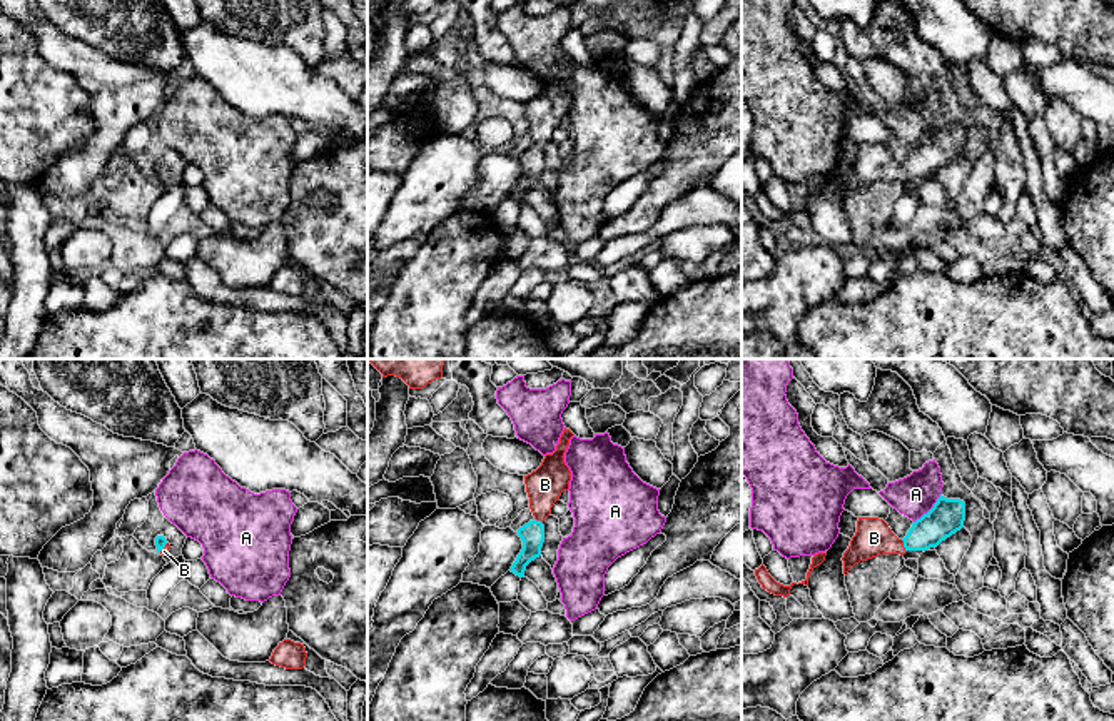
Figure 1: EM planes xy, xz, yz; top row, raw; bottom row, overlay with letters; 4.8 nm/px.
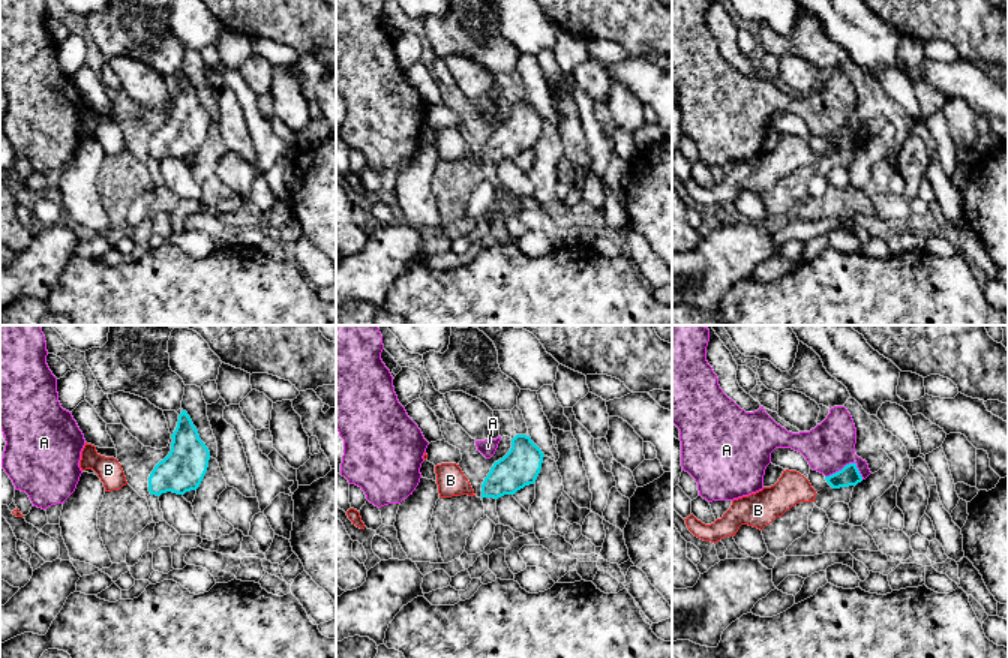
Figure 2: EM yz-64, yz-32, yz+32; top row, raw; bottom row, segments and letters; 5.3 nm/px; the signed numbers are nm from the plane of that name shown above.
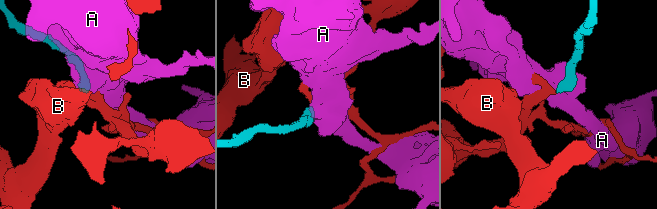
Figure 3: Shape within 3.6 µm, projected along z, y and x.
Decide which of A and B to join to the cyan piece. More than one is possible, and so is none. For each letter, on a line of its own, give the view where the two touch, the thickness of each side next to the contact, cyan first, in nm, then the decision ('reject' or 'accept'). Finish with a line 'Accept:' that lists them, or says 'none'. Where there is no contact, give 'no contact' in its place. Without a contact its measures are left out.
A: meets cyan in yz; 170 nm thick on the cyan side, 200 nm on the other; reject
B: meets cyan in yz; 170 nm thick on the cyan side, 180 nm on the other; accept
Accept: B

